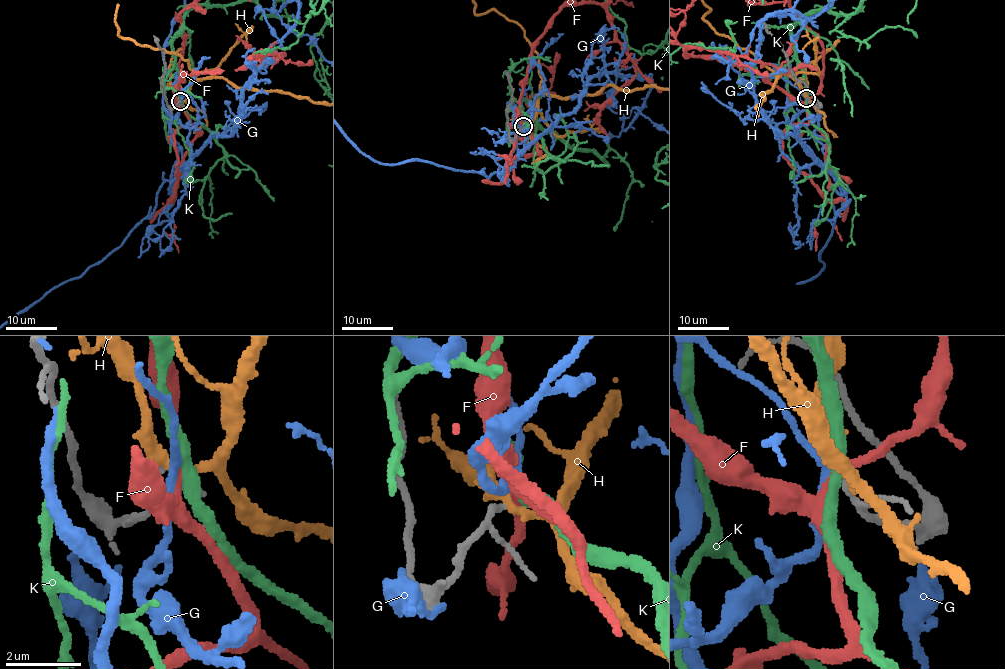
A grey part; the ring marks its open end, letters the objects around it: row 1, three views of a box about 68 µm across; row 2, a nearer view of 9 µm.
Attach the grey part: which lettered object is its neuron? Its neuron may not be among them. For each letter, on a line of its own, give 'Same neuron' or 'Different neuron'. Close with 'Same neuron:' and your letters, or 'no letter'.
F: Different neuron
G: Different neuron
H: Different neuron
K: Different neuron
Same neuron: no letter

